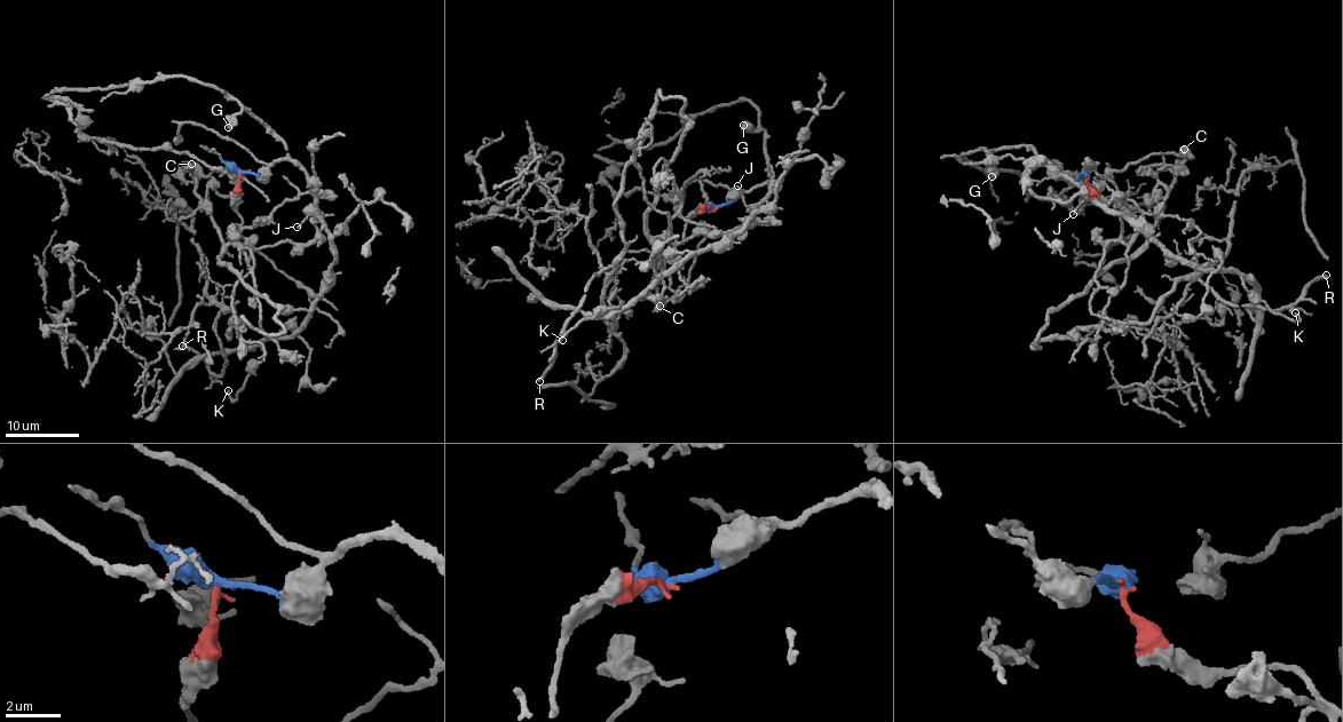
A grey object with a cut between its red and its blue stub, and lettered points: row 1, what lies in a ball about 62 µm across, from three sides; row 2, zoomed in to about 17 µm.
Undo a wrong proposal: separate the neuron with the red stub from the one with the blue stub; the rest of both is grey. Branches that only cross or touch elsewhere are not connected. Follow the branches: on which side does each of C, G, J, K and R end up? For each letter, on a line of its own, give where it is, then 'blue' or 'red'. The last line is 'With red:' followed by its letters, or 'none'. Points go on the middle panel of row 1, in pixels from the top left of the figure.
C: at (660, 306); red
G: at (743, 125); blue
J: at (737, 185); blue
K: at (562, 340); blue
R: at (539, 381); red
With red: C, R

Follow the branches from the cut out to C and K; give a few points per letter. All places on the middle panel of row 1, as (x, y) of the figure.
C: (715, 207), (690, 216), (682, 242), (655, 240), (657, 272), (650, 284), (657, 290), (658, 306)
K: (715, 207), (758, 185), (768, 183), (773, 187), (748, 223), (688, 255), (625, 304), (581, 322), (562, 339)

